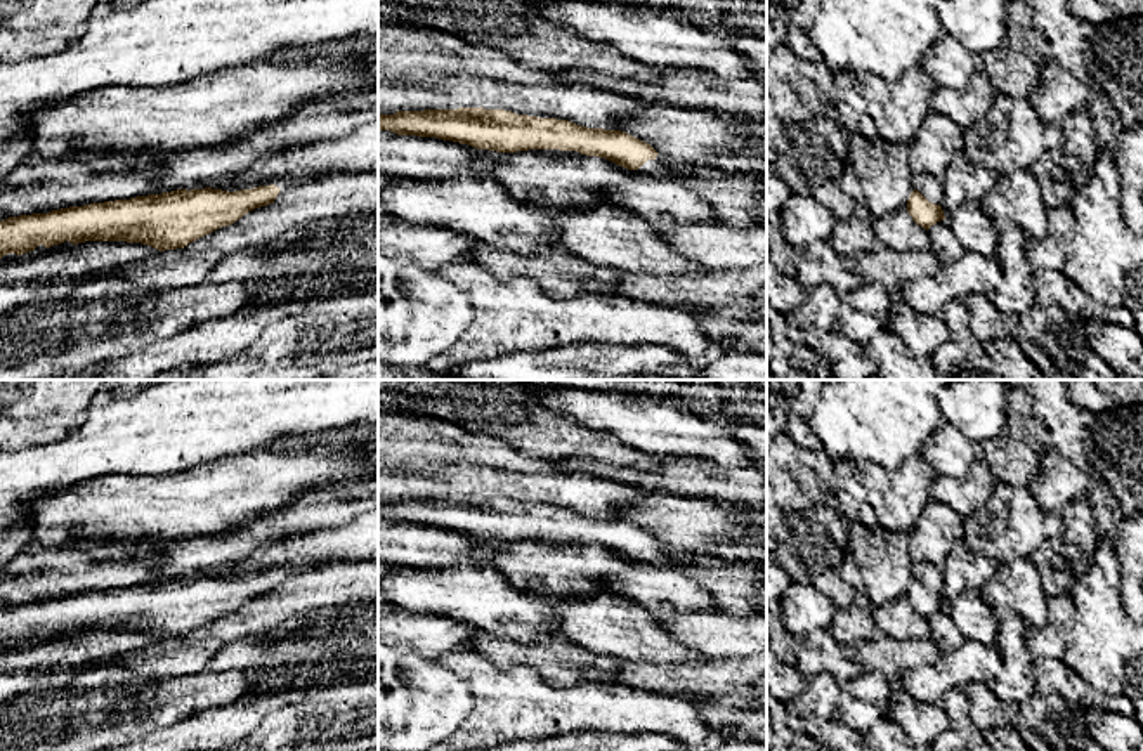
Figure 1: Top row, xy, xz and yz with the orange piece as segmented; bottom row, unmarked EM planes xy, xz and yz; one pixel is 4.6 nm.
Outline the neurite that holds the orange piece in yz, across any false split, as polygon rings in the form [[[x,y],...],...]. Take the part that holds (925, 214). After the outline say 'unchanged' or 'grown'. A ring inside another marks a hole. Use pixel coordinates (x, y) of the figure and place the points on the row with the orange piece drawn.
[[[916,173],[914,191],[907,199],[907,212],[912,220],[923,229],[930,229],[937,222],[944,220],[944,210],[940,206],[944,196],[944,180],[930,173]]] | grown

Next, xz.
[[[458,108],[378,114],[378,128],[397,135],[437,137],[498,153],[578,151],[649,177],[675,180],[675,173],[656,160],[659,153],[650,144],[621,130],[586,128],[567,120],[505,109]]] | grown

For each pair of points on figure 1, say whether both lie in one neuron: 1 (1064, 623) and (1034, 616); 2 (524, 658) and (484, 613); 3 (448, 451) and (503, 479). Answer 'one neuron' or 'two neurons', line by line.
1: two neurons
2: two neurons
3: one neuron

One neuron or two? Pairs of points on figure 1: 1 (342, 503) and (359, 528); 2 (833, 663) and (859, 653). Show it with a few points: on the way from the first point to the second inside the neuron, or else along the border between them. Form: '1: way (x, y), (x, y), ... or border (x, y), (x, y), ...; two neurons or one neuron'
1: border (359, 515), (314, 531); two neurons
2: border (842, 647), (866, 670); two neurons

